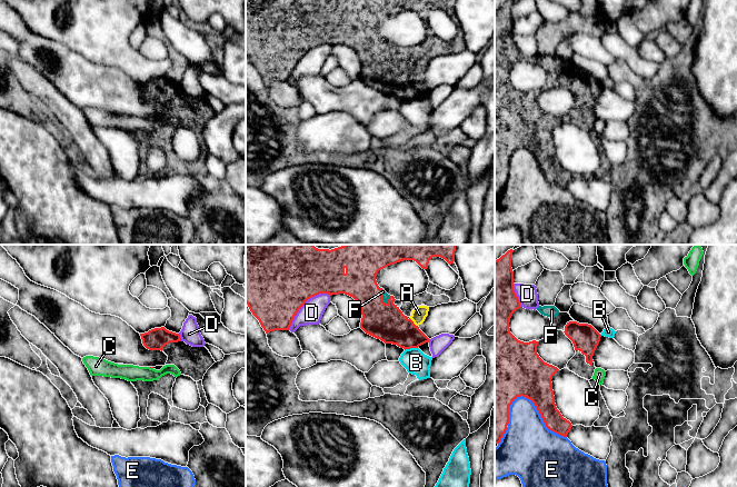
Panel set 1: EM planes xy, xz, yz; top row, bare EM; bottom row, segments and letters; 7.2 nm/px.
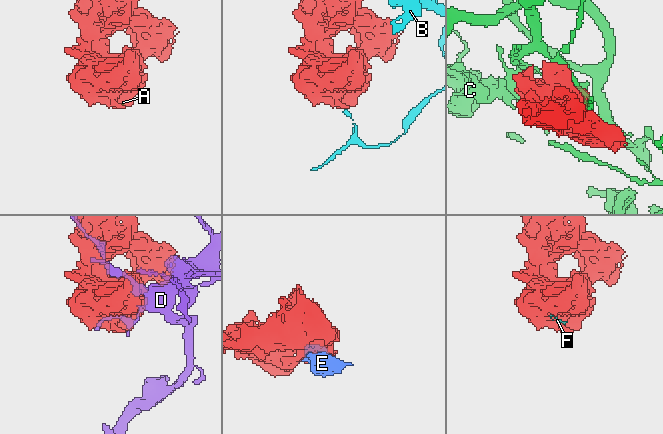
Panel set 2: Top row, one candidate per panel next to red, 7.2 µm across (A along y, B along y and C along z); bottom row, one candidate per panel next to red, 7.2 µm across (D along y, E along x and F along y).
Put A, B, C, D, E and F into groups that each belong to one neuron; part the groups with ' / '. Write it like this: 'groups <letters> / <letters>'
groups A F / B / C / D / E

